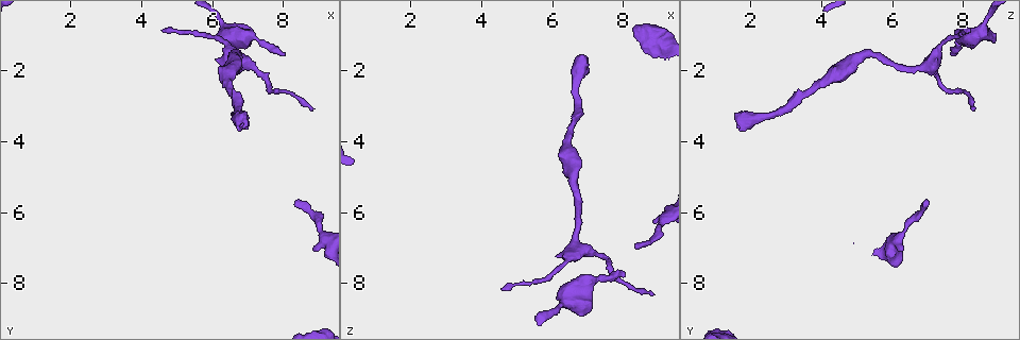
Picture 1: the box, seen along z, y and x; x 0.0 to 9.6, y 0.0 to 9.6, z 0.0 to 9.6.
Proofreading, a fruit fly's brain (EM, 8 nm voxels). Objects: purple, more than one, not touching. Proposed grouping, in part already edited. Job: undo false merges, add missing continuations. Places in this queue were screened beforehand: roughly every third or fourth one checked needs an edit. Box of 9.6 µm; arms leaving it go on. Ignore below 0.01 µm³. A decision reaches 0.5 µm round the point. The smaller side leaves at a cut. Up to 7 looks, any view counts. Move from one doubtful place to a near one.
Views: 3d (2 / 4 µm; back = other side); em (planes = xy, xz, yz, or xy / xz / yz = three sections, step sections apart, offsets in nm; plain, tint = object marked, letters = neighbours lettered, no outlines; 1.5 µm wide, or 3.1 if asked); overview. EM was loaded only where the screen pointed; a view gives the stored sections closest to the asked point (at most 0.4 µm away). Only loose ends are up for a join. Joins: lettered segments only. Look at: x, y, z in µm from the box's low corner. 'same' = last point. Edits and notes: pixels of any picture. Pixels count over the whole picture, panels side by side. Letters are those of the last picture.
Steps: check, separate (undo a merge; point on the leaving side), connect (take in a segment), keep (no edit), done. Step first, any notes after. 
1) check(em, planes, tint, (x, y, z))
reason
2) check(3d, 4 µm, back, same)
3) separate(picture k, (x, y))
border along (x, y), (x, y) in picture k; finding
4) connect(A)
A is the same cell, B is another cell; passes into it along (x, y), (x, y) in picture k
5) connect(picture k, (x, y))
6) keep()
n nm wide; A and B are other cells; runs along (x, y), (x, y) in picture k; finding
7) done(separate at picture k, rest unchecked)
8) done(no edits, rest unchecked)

check(3d, 4 µm, (8.85, 7.05, 6.30))
free end

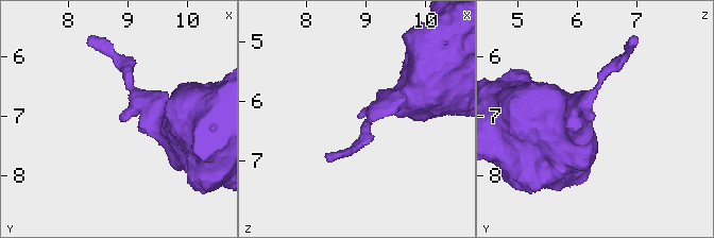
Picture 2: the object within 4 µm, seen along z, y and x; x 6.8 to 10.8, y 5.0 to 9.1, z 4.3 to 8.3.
check(em, planes, letters, (8.90, 7.05, 6.25))

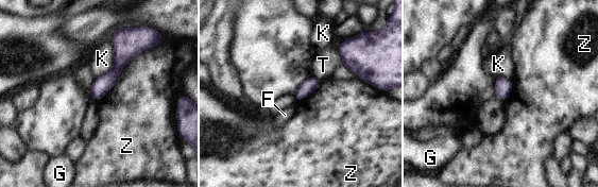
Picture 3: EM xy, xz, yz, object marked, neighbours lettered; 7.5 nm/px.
keep()
F, G, K, T and Z are other cells; runs along (119, 34), (119, 63), (97, 98) in picture 3; no lettered segment goes on from it

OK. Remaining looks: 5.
check(em, planes, letters, (8.85, 3.05, 8.30))
tapers out

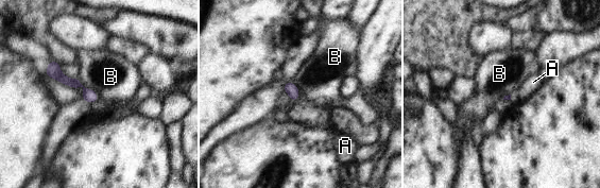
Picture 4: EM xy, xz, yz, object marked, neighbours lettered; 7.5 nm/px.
keep()
B touches over 240 nm; A and B are other cells; no lettered segment goes on from it

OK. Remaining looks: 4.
check(3d, 2 µm, (6.40, 2.30, 4.05))
thick turns thin

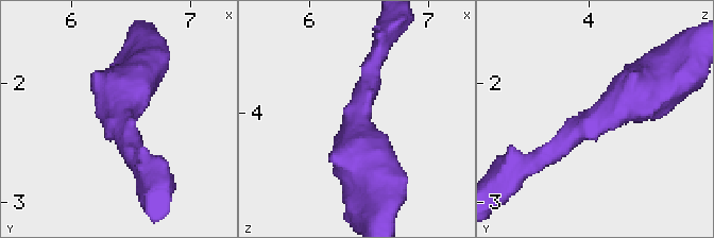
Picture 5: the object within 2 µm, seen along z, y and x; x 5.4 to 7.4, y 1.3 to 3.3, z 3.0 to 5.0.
check(em, xz, step 4, tint, (6.40, 2.32, 4.02))
arms of 190, 400 nm; shape alone is not enough

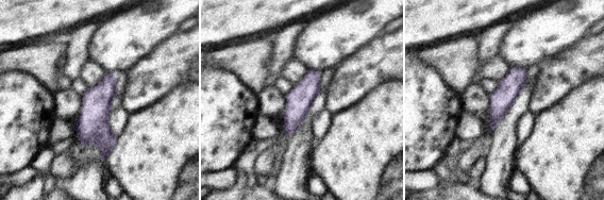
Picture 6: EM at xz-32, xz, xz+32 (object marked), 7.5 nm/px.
check(em, planes, letters, same)
cut it another way

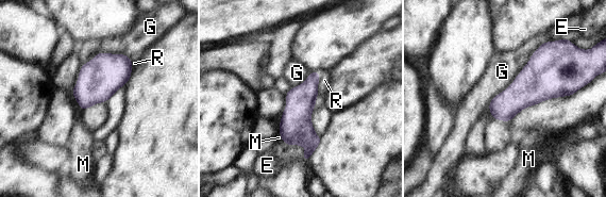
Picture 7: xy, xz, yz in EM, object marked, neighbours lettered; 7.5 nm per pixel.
keep()
220 nm wide; E, G, M and R are other cells; border along (545, 40), (487, 105) in picture 7; all the same cell

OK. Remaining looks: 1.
done(no edits, rest unchecked)

